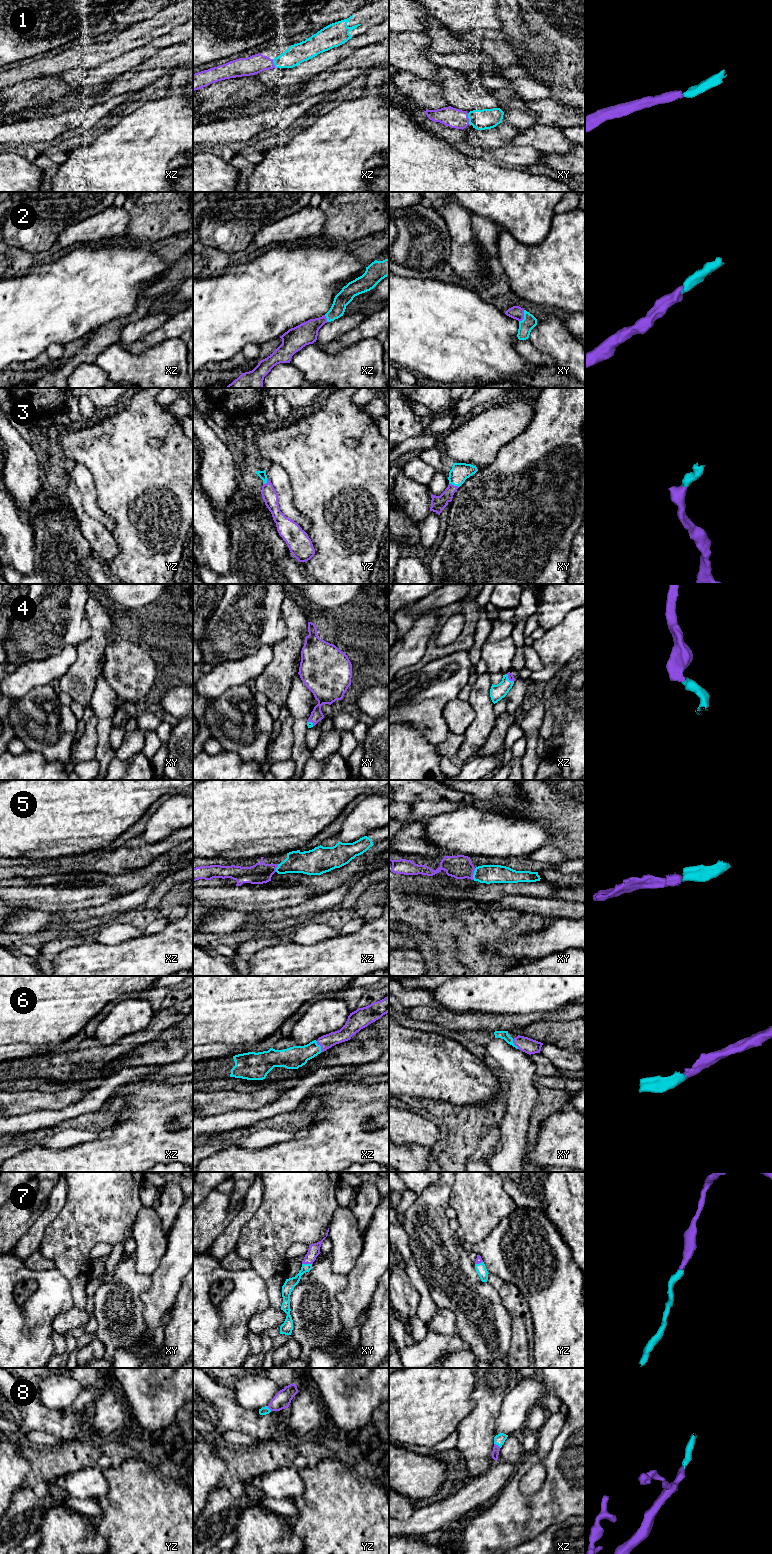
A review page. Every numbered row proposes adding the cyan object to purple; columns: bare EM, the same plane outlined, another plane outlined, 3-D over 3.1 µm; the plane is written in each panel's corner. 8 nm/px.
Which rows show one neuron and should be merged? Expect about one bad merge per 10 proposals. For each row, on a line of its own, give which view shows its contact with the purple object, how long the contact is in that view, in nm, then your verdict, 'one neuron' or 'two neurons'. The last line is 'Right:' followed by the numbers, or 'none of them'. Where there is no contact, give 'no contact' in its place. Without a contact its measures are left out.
1: meets purple in xy; contact 80 nm long; one neuron
2: meets purple in xy; contact 100 nm long; one neuron
3: meets purple in xy; contact 90 nm long; one neuron
4: meets purple in xz; contact 90 nm long; one neuron
5: meets purple in xy; contact 100 nm long; one neuron
6: meets purple in xz; contact 100 nm long; one neuron
7: meets purple in xy; contact 80 nm long; one neuron
8: meets purple in xz; contact 70 nm long; one neuron
Right: 1, 2, 3, 4, 5, 6, 7, 8

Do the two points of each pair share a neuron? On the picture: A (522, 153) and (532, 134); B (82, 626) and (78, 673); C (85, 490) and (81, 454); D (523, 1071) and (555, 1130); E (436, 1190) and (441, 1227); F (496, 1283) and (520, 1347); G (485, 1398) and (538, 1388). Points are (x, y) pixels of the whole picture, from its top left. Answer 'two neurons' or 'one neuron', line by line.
A: two neurons
B: two neurons
C: two neurons
D: two neurons
E: one neuron
F: one neuron
G: two neurons

